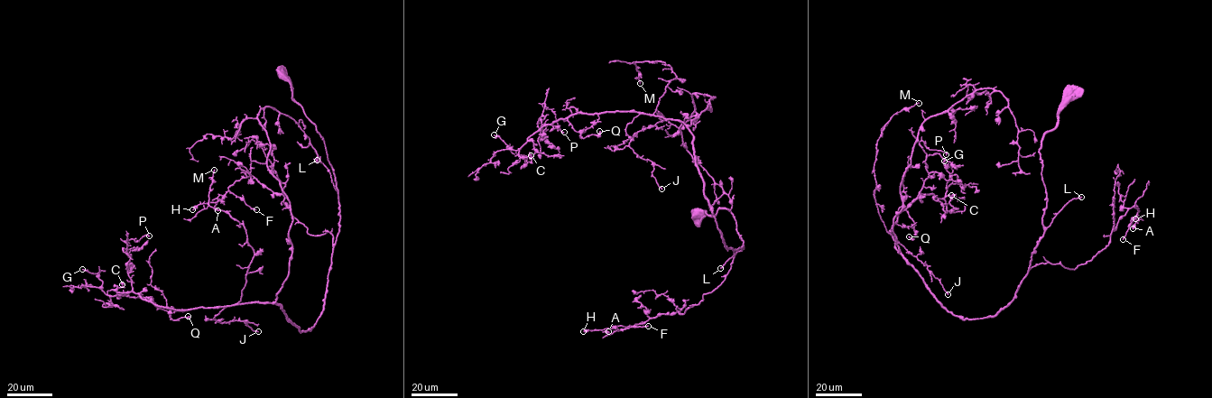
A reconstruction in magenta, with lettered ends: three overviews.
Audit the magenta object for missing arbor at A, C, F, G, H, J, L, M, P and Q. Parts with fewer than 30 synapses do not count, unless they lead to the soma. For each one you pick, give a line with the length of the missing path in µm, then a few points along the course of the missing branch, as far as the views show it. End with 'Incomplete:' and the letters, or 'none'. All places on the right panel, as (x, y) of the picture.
Incomplete: none

